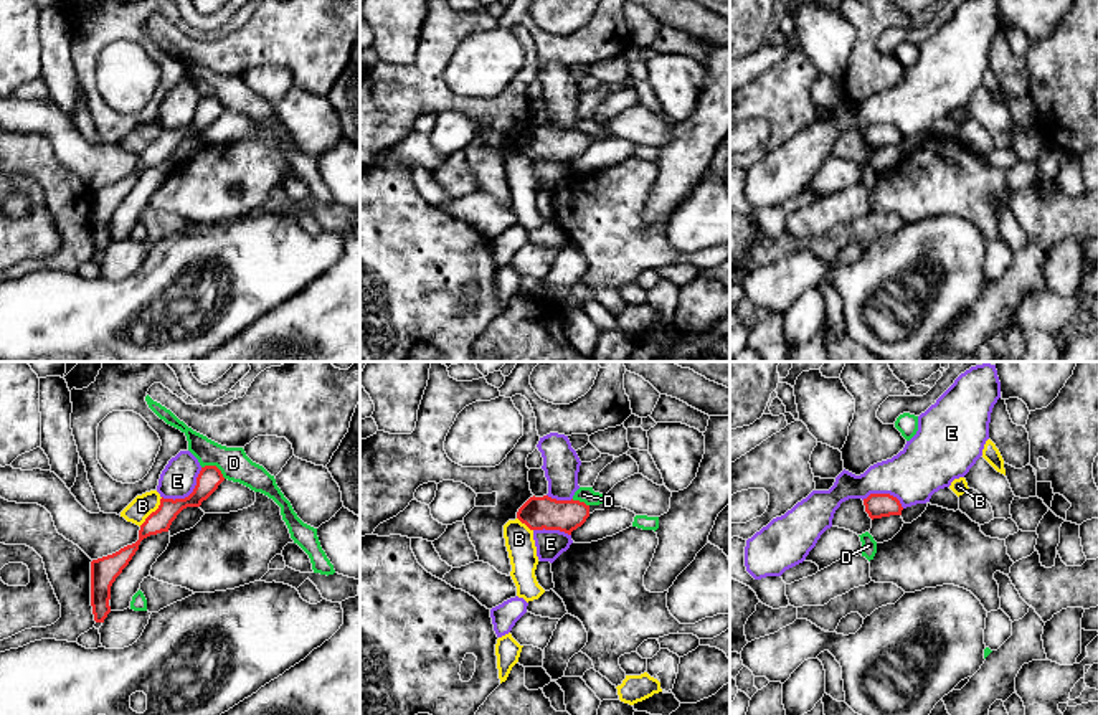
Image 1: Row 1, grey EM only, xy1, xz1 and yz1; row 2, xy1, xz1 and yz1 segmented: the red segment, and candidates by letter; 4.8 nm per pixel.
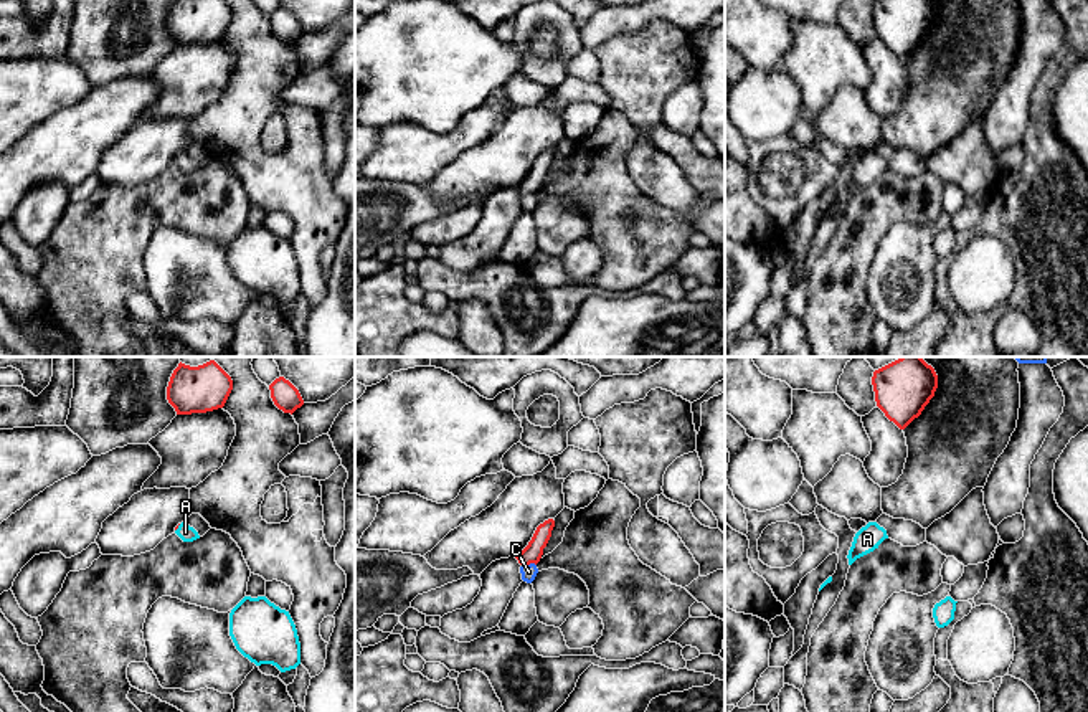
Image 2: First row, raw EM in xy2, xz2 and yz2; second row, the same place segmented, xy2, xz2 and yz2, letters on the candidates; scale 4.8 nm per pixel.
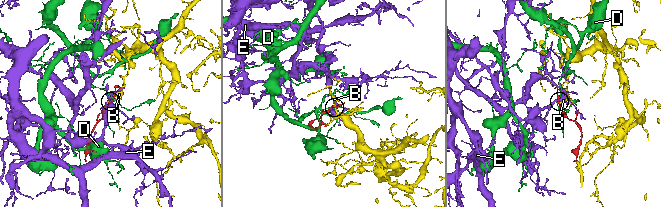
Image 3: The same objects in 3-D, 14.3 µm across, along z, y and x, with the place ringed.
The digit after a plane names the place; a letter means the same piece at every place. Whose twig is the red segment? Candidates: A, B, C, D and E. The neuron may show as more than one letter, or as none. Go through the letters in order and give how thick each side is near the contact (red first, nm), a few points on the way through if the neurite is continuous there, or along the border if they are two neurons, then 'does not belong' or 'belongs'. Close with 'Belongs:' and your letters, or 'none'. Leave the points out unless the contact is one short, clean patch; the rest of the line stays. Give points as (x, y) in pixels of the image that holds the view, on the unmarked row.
A: 20/80 nm | across xy2 (179, 154), (177, 157), (185, 162) | belongs
B: 110/110 nm | along xy1 (162, 127), (160, 134), (139, 156) | does not belong
C: 90/80 nm | does not belong
D: 120/150 nm | along xy1 (202, 96), (215, 96), (225, 108) | does not belong
E: 120/180 nm | along xy1 (202, 98), (195, 118), (187, 126), (162, 127) | does not belong
Belongs: A

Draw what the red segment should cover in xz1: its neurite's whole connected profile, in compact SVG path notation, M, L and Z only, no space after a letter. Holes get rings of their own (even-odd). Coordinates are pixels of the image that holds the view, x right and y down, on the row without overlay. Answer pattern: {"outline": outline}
{"outline": "M548 125L530 127L517 149L530 160L560 160L571 165L589 147L589 135L580 130L556 130Z"}

